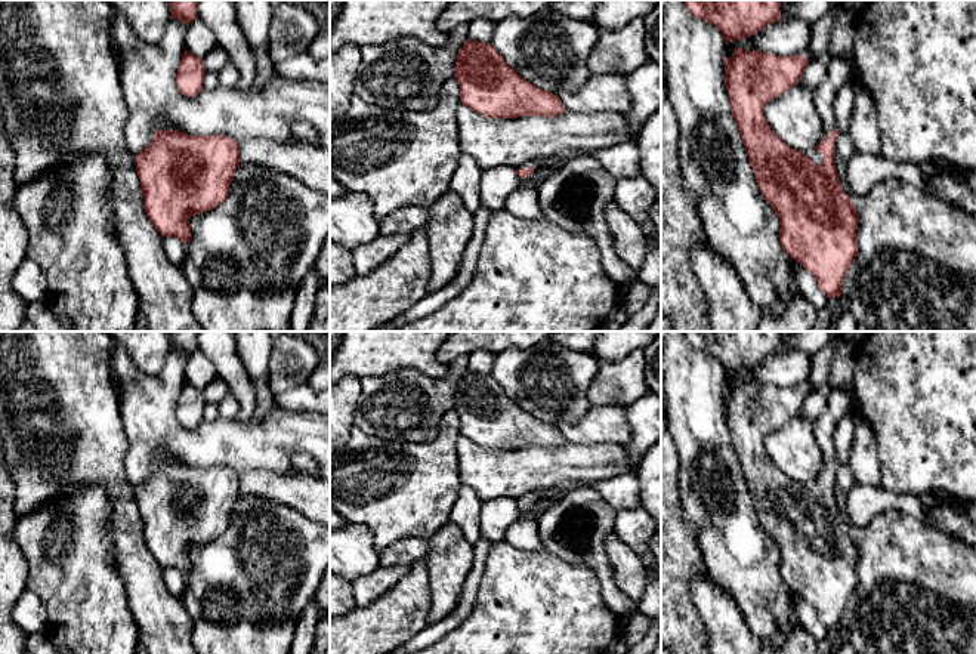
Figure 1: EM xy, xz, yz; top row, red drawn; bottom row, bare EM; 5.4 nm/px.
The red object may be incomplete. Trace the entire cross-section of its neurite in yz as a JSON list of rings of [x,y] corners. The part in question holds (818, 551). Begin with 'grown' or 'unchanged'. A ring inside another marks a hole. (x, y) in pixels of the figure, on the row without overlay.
grown; [[[736,379],[731,389],[725,389],[725,417],[757,518],[779,549],[782,580],[815,608],[822,624],[836,630],[841,626],[841,613],[858,586],[856,536],[841,519],[834,491],[838,469],[834,432],[840,419],[852,410],[850,392],[833,391],[825,410],[813,420],[815,439],[824,457],[822,472],[813,481],[806,485],[793,481],[775,466],[765,448],[766,435],[799,416],[809,394],[802,386],[776,388]]]

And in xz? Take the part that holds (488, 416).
unchanged; [[[469,370],[458,382],[454,410],[460,417],[460,435],[488,450],[556,448],[566,441],[558,426],[538,420],[522,410],[491,374],[478,374]]]

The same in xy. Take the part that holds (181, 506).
unchanged; [[[155,462],[151,475],[135,487],[143,540],[152,558],[163,568],[180,570],[186,576],[191,571],[189,550],[216,540],[228,530],[240,493],[240,476],[229,468]]]

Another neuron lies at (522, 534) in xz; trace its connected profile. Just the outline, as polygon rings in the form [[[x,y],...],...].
[[[518,519],[509,527],[504,536],[504,542],[521,550],[535,550],[541,547],[541,540],[537,533],[537,521]]]

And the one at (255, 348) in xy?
[[[234,331],[244,368],[256,389],[254,419],[263,420],[274,407],[274,391],[268,386],[274,339],[271,331]]]

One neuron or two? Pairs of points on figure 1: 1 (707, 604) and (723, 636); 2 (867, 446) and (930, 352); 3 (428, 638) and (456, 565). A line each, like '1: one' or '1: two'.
1: one
2: two
3: two

